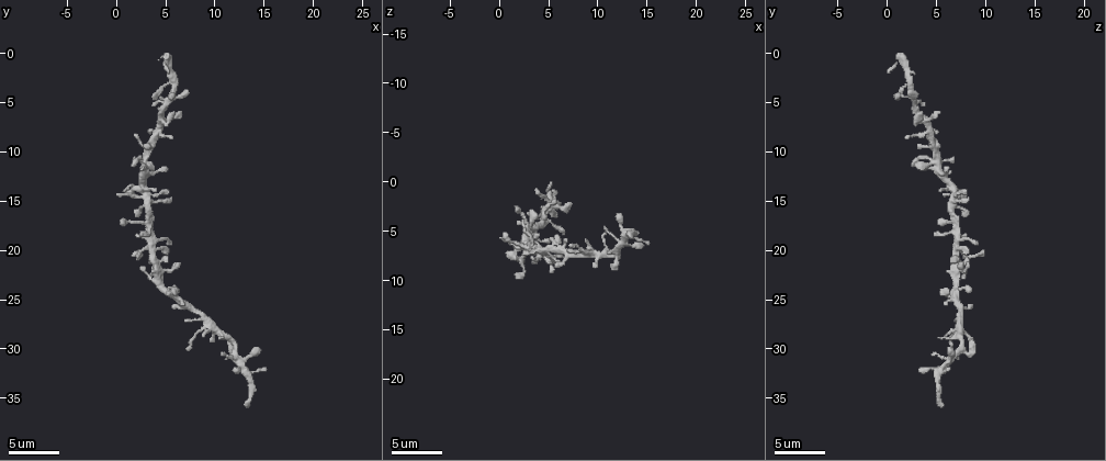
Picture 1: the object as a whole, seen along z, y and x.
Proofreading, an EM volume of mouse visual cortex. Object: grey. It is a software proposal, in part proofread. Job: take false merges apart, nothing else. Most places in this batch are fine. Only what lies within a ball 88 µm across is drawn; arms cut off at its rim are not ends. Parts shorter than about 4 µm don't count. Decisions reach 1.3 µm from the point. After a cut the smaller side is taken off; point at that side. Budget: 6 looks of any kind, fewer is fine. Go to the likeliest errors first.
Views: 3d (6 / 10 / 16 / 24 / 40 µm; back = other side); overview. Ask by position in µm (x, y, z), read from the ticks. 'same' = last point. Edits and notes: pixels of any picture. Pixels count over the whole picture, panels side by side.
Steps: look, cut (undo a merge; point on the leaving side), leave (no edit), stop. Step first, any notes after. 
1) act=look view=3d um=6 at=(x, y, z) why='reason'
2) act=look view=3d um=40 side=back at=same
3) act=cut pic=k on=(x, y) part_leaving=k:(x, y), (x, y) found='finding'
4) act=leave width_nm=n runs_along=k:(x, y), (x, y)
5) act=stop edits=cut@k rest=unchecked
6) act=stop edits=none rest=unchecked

act=look view=3d um=10 at=(3.4, 19.4, 7.0) why='four or more arms meet'

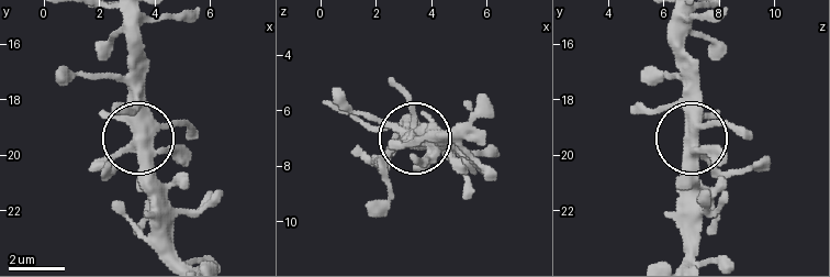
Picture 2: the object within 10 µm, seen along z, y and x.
act=look view=3d um=10 side=back at=(3.5, 19.4, 7.0) why='other side'

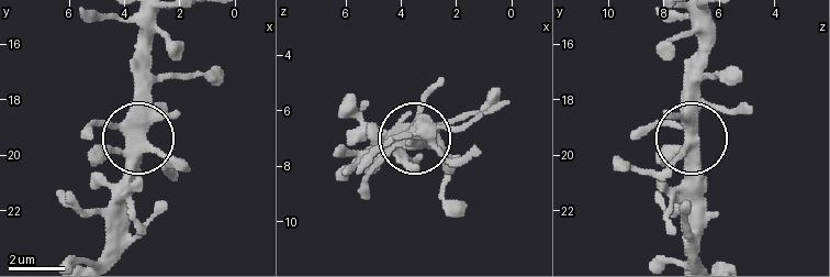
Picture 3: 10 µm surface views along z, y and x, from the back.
act=leave width_nm=450 runs_along=3:(129, 124), (135, 143), (129, 233) found='all the same neuron'

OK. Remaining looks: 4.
act=look view=3d um=6 at=(12.2, 29.6, 7.6) why='three-way junction'

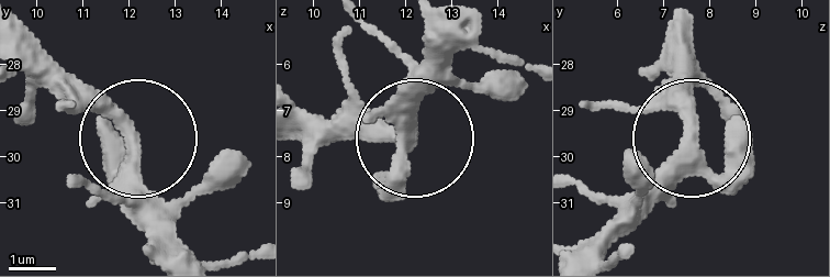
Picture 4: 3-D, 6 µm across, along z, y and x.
act=look view=3d um=6 side=back at=(11.95, 29.55, 7.55)

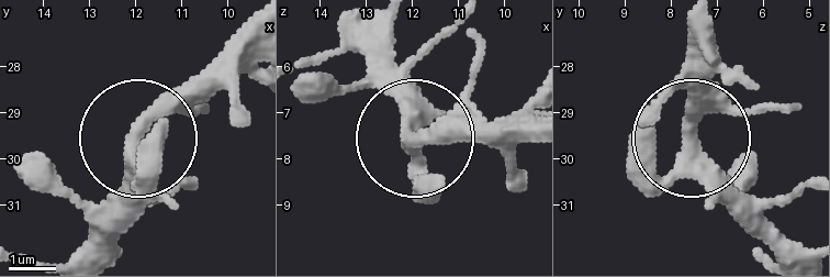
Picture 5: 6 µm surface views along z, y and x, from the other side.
act=leave width_nm=310 found='all the same neuron'

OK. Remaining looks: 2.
act=look view=3d um=10 at=(4.6, 8.2, 4.2) why='thin arm on a thick one'

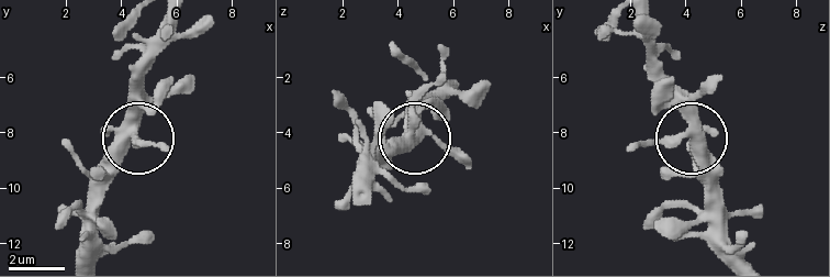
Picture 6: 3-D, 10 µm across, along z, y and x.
act=leave width_nm=400 runs_along=6:(739, 255), (699, 142), (630, 142) found='continuous, no second neuron'

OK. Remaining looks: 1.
act=stop edits=none rest=unchecked

